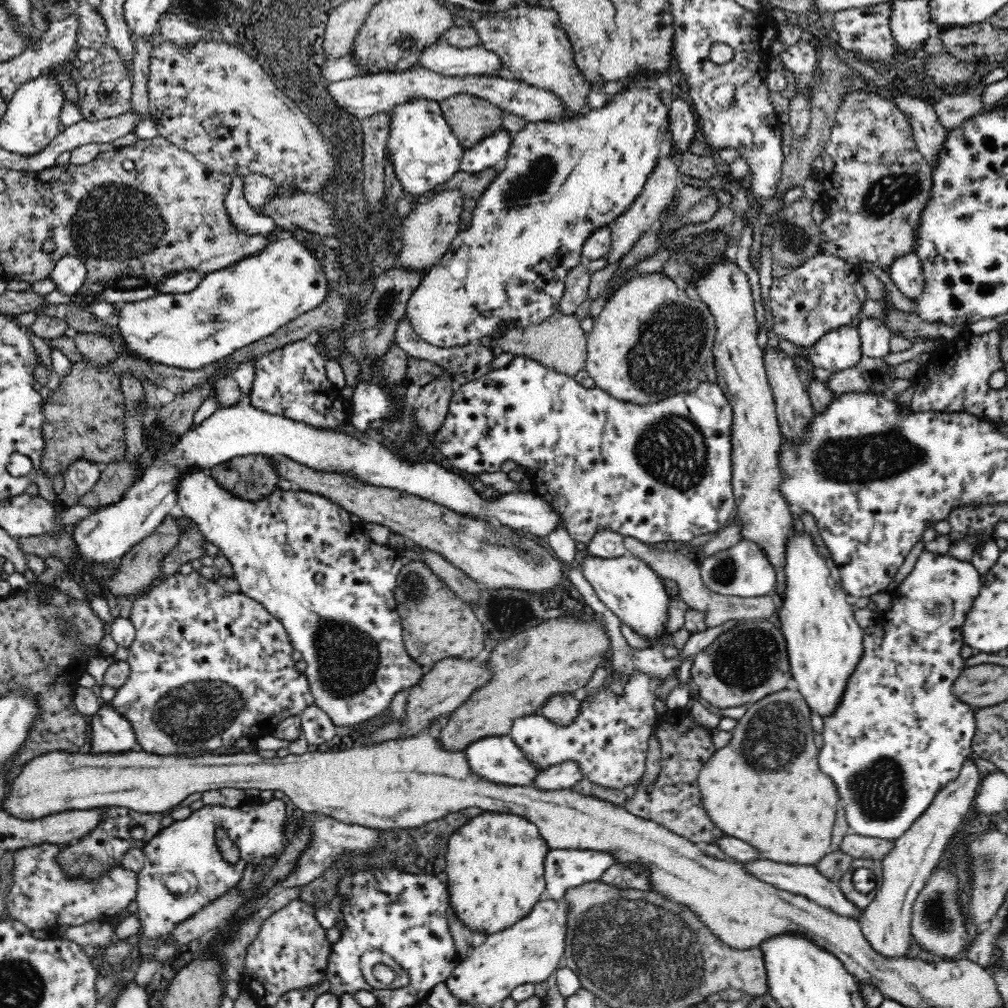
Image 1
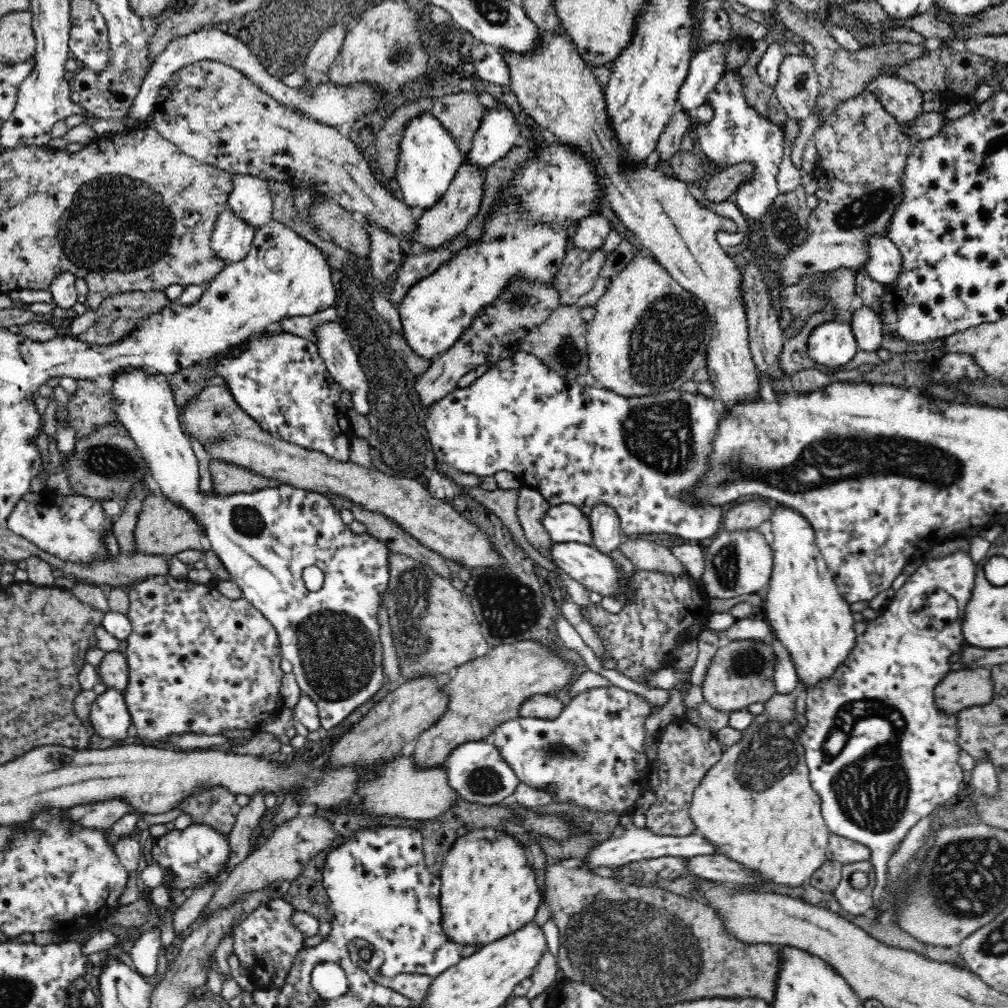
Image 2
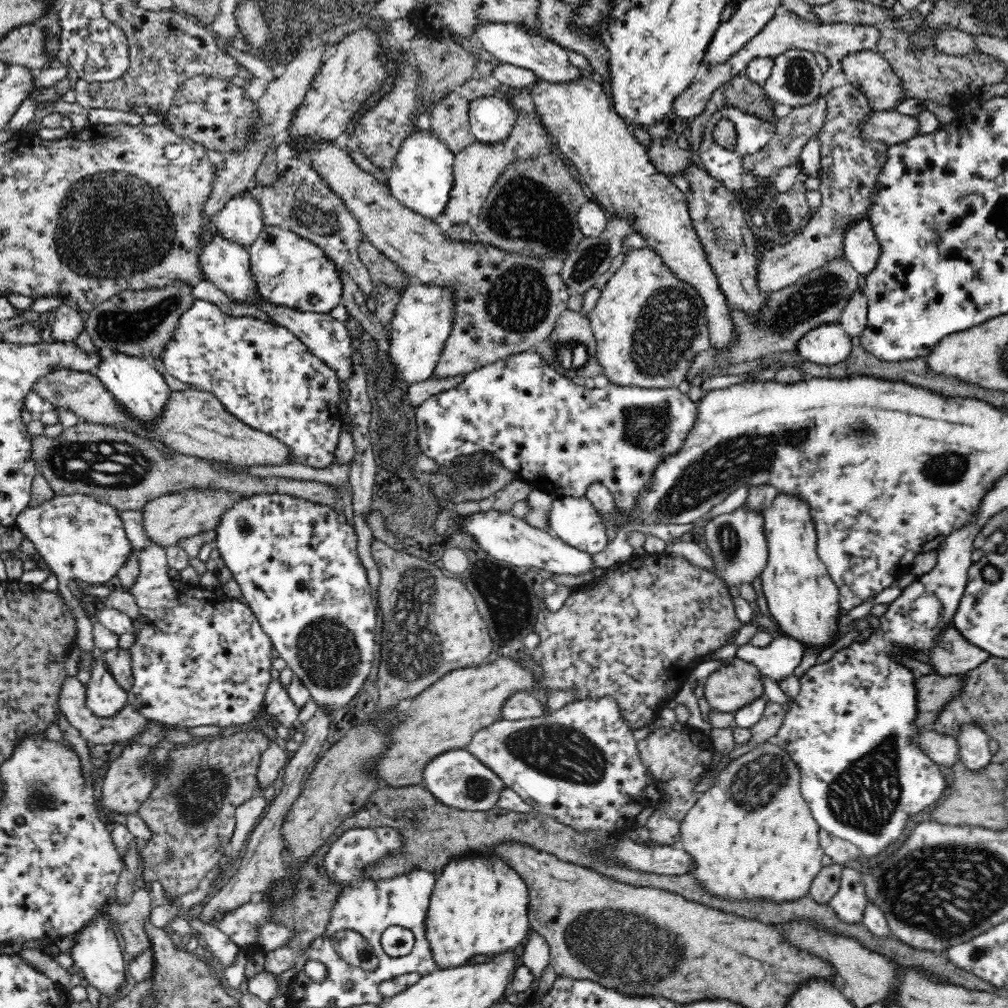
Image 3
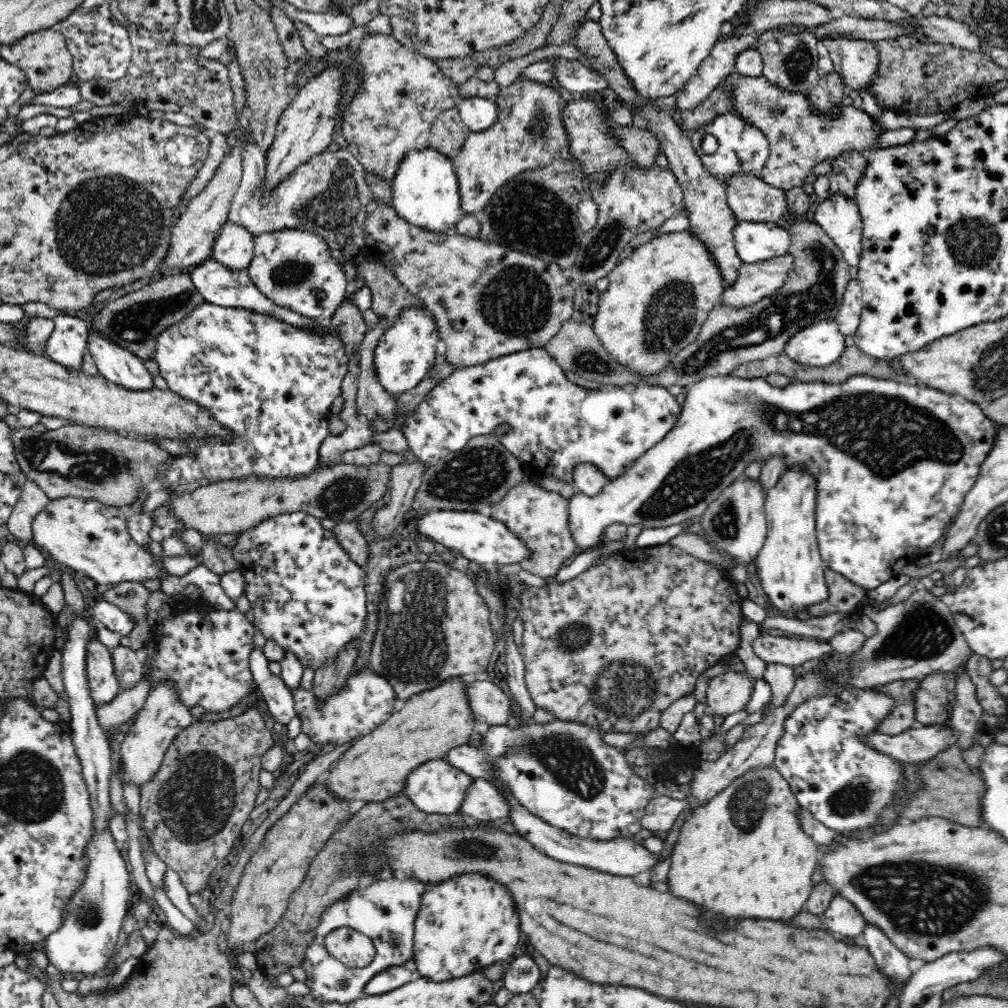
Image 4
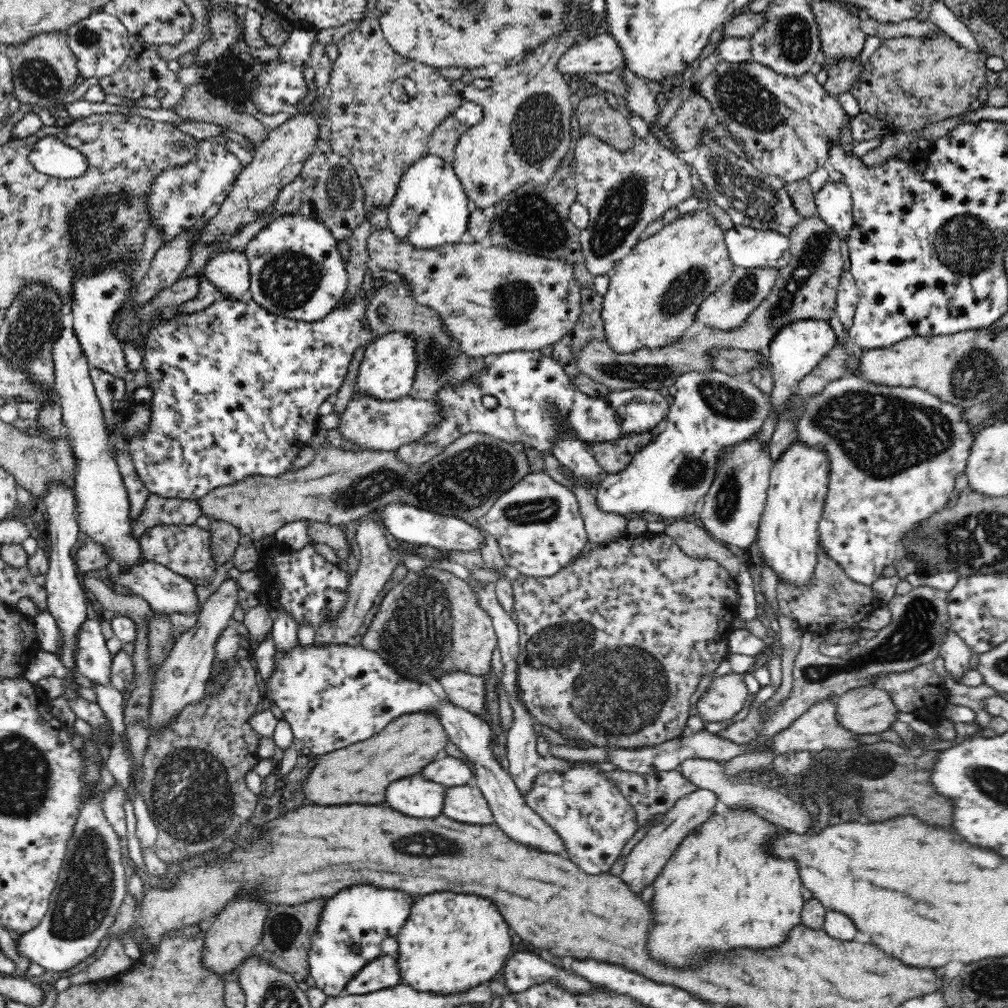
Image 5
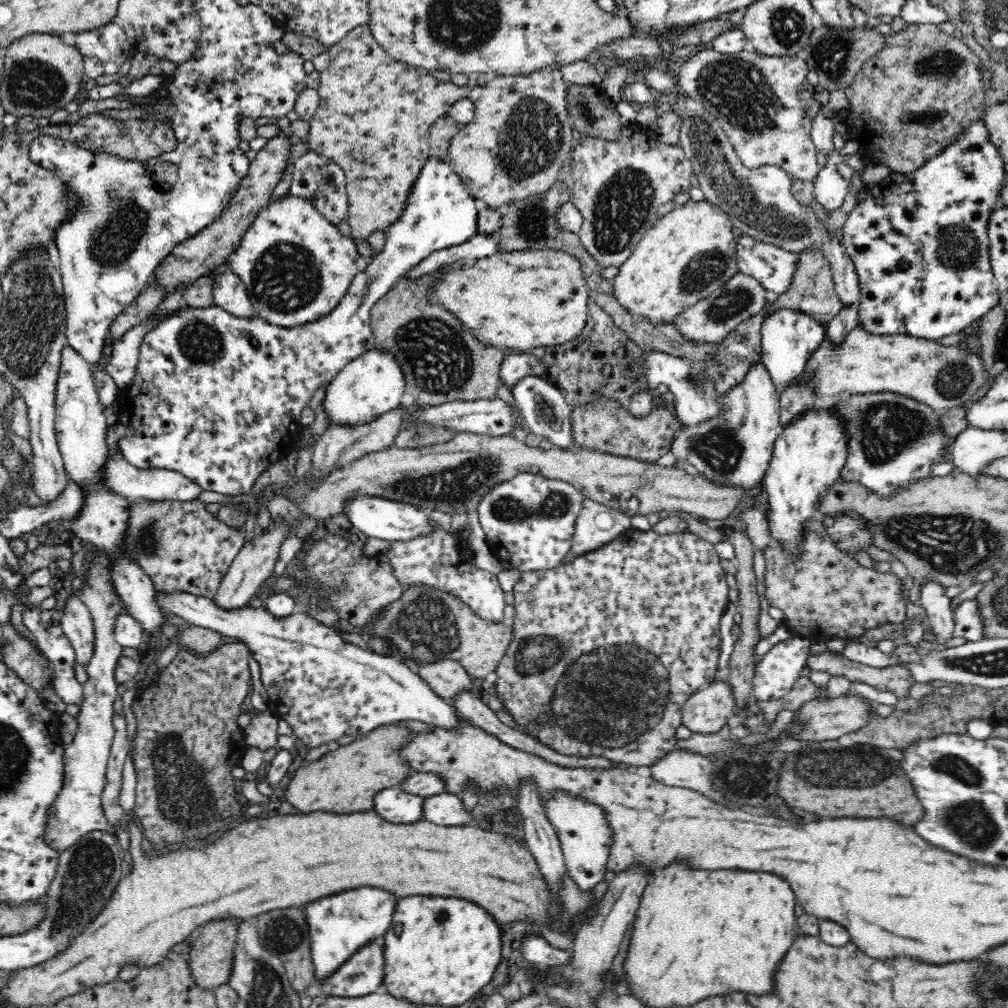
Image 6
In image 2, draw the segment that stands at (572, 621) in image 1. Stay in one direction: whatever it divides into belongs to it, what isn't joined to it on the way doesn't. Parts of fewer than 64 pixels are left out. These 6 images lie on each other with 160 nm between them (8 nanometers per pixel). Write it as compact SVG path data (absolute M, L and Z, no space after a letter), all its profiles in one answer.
M530 640L502 644L490 648L488 654L456 667L451 673L450 681L441 686L441 690L448 697L446 712L432 726L424 729L424 732L421 732L411 744L412 748L409 751L417 768L432 768L432 766L442 765L446 757L457 746L465 742L486 739L499 724L520 717L520 706L531 696L554 694L568 688L574 668L580 672L578 665L562 661L556 654L556 650L550 651L548 647L538 641Z

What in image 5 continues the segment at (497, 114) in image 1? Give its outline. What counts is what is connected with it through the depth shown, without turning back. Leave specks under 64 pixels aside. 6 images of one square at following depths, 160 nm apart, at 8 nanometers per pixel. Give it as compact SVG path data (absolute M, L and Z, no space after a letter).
M450 115L433 130L428 142L428 153L439 156L439 158L452 164L455 160L455 149L460 136L466 130L467 128L458 119Z

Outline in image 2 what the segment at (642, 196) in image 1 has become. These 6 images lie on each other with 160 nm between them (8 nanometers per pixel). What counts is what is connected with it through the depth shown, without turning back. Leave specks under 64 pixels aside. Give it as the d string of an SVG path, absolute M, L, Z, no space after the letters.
M678 109L672 116L664 132L660 134L655 153L650 159L650 162L656 164L656 168L659 170L663 170L662 162L670 162L671 156L677 150L680 150L682 138L687 132L688 126L690 126L691 117L684 110Z

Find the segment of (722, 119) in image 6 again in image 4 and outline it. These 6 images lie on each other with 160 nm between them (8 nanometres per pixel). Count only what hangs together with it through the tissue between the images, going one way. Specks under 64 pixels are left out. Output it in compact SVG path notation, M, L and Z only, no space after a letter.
M732 73L726 75L718 87L723 88L734 101L730 113L738 115L768 137L769 155L767 164L760 170L760 178L769 186L785 191L808 187L806 178L813 174L817 164L847 151L864 152L873 148L880 135L886 132L880 129L876 117L853 105L837 107L837 118L833 120L833 110L821 116L815 112L806 93L782 89L764 75L752 77L738 74L738 78L732 78Z

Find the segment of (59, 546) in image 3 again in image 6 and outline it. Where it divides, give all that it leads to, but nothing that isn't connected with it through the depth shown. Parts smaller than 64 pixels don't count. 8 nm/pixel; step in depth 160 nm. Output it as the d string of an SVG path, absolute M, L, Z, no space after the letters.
M156 591L155 596L157 596L156 600L158 605L165 613L178 615L196 626L210 628L210 630L214 630L214 632L220 632L223 636L232 637L232 639L234 638L238 639L238 641L242 641L253 655L254 660L256 660L260 666L261 681L268 693L268 711L280 719L286 720L291 726L291 730L293 730L293 736L297 738L298 742L302 742L304 744L303 746L307 749L316 748L321 744L330 744L330 742L334 742L342 736L356 736L358 739L365 736L370 731L373 731L375 728L384 726L383 724L390 725L392 723L398 723L399 721L421 720L426 724L436 725L437 727L442 727L448 730L452 729L452 731L459 727L459 718L457 718L457 716L460 715L460 713L458 713L458 709L454 707L452 700L446 700L442 696L438 696L430 688L430 685L418 676L418 673L413 667L394 656L380 656L369 648L362 649L354 644L344 642L340 634L338 634L332 627L328 627L323 623L316 621L316 619L310 617L310 615L297 613L285 617L276 617L274 614L271 614L267 608L264 608L264 606L260 606L260 608L251 608L247 606L244 608L238 608L238 610L223 610L220 606L216 607L216 604L214 604L213 600L210 598L195 596L184 591L177 591L176 593L158 593L158 591Z

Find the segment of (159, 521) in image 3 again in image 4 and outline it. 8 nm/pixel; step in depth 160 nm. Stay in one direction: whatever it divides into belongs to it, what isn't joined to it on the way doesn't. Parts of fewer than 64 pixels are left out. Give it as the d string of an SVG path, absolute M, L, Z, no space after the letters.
M338 463L331 467L314 469L307 475L262 479L250 475L245 479L228 479L196 488L190 494L174 496L168 502L170 513L184 523L186 529L196 529L207 534L242 534L248 528L284 512L305 512L321 521L330 518L337 523L356 518L386 494L386 484L391 481L392 467L384 463L357 466Z

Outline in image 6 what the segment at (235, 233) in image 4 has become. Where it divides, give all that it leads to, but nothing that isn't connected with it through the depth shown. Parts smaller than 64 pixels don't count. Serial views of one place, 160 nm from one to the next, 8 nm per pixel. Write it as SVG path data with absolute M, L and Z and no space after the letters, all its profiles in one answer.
M217 270L212 276L214 276L212 292L216 305L238 318L255 316L254 307L239 276L231 270L225 273Z

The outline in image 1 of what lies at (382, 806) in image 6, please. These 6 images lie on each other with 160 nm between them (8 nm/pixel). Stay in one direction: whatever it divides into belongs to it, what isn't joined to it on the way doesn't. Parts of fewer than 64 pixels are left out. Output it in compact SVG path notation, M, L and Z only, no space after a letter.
M509 734L481 738L469 744L464 751L471 772L488 782L530 785L533 778L543 771L531 765Z

